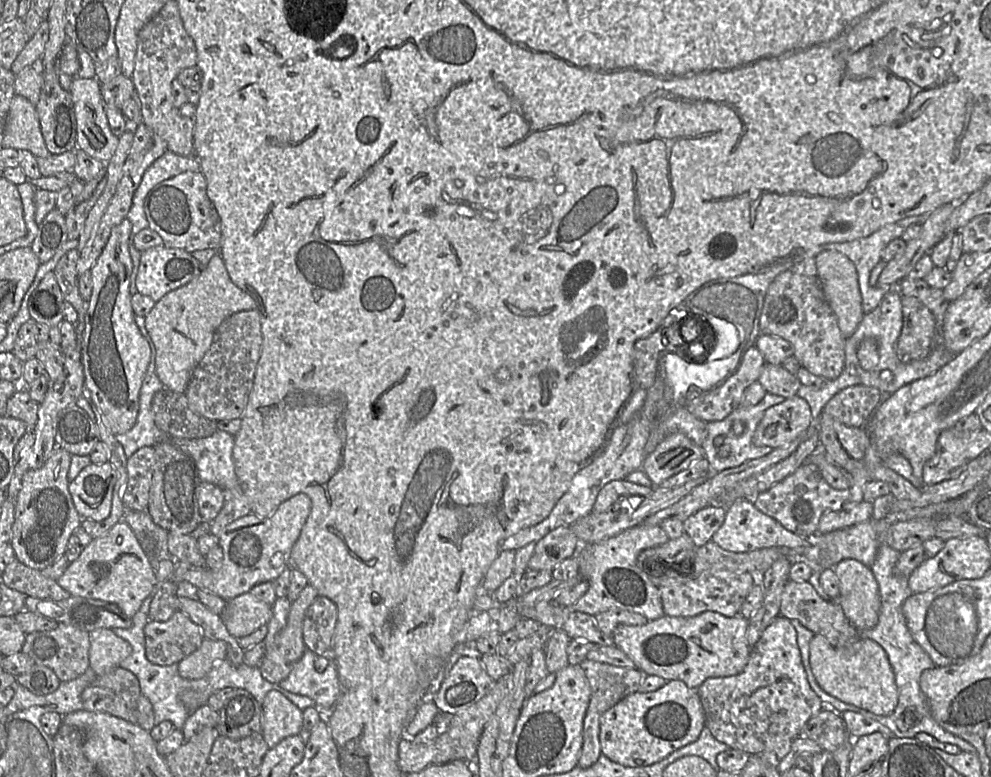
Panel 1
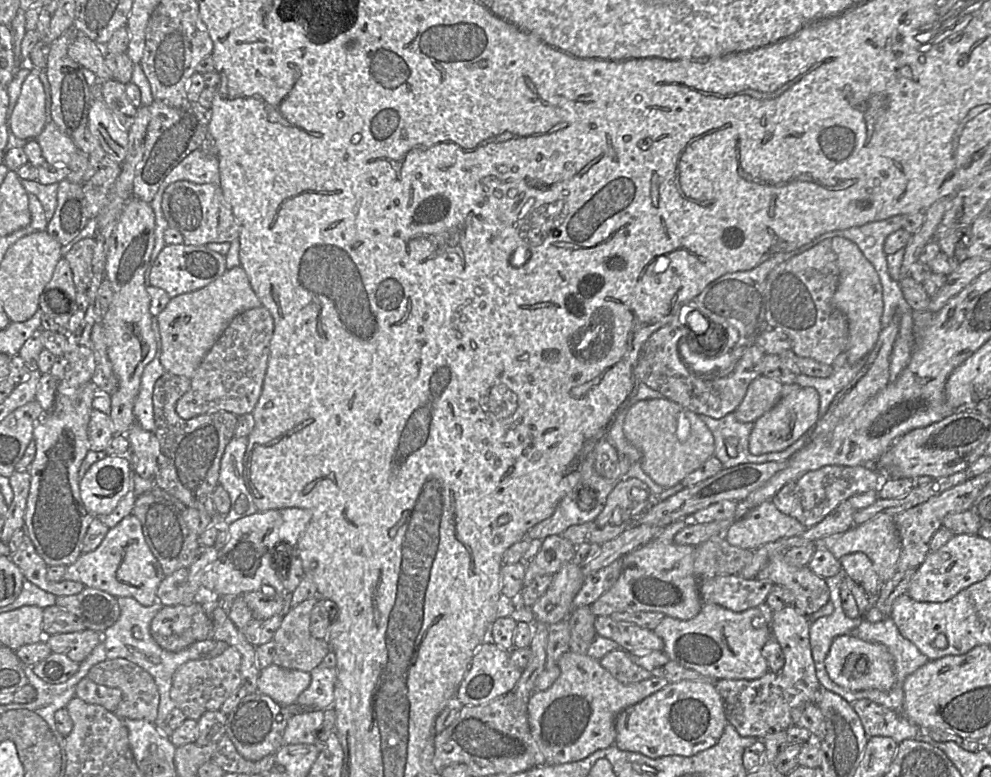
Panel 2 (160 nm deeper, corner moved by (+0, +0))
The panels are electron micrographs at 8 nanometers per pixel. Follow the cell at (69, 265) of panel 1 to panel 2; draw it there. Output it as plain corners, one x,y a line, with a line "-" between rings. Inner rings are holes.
84,238
66,254
77,292
85,292
93,277
92,258
96,245
95,238

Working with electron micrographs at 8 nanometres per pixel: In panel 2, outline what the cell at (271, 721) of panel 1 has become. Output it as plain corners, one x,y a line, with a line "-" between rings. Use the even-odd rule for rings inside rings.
322,710
292,715
283,733
283,745
314,744
316,733
324,719

